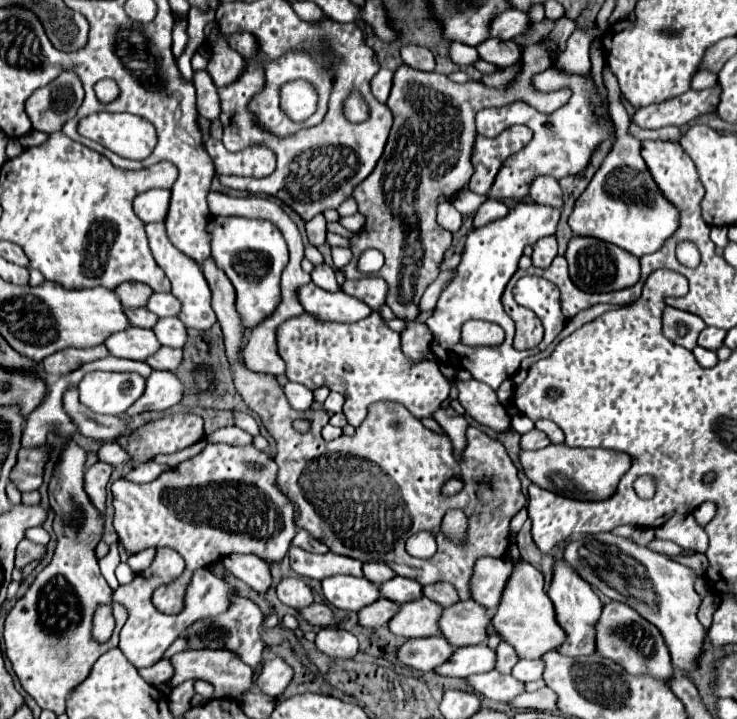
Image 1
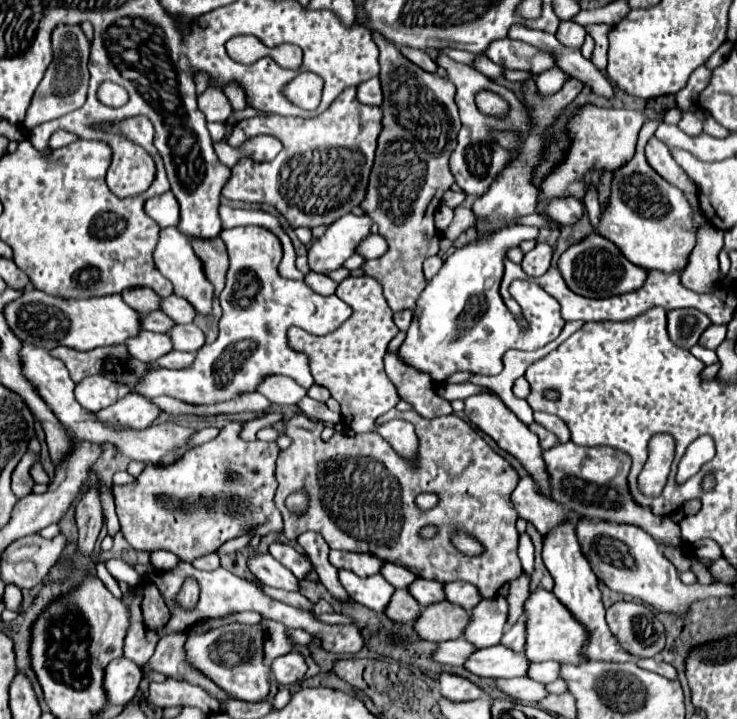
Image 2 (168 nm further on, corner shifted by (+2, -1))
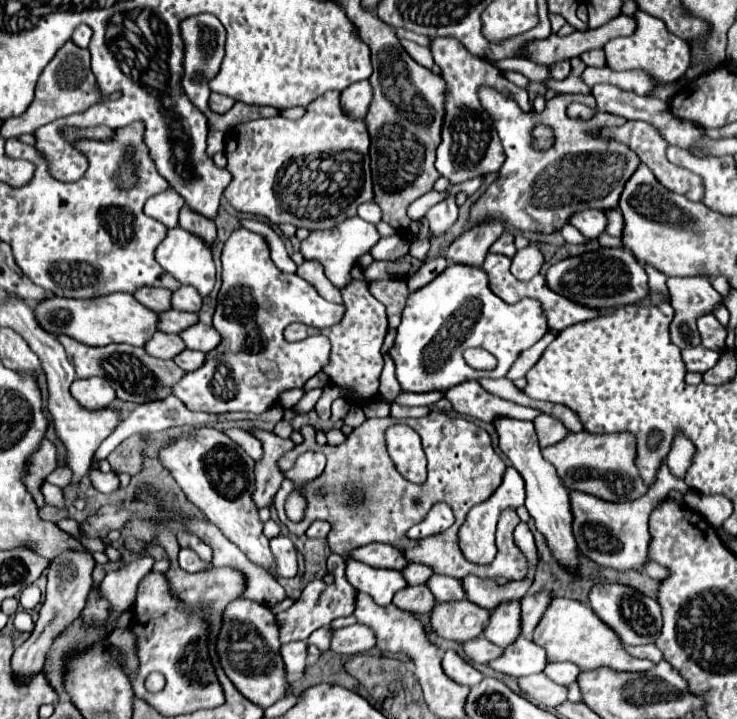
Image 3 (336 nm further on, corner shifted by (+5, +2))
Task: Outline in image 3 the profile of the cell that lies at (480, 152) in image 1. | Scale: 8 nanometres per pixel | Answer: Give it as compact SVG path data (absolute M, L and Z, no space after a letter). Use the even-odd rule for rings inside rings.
M438 37L432 39L430 43L432 55L436 65L442 69L442 79L446 81L446 95L444 95L444 123L442 123L442 133L440 133L440 145L436 151L436 169L442 177L450 181L450 185L464 183L472 177L478 175L488 175L494 173L502 167L504 163L504 151L500 137L496 129L492 129L492 119L484 111L478 99L478 89L480 87L492 87L492 89L508 89L508 99L514 99L522 111L530 111L530 101L528 101L528 91L512 85L508 79L500 75L498 81L498 67L484 59L476 59L458 39L450 37Z

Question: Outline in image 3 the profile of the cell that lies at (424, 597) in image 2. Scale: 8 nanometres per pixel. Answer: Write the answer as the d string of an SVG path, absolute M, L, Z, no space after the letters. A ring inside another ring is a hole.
M432 575L432 581L426 583L430 591L434 593L436 601L458 601L466 597L466 591L462 587L460 579L446 577L446 575Z

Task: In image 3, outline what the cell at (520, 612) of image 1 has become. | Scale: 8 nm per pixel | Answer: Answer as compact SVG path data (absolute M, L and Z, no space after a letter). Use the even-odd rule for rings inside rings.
M556 597L552 607L544 613L544 619L538 623L532 641L548 651L550 661L570 661L576 663L582 671L592 671L598 667L610 667L614 671L648 671L654 663L636 659L624 651L624 645L616 641L616 633L590 609L590 605Z

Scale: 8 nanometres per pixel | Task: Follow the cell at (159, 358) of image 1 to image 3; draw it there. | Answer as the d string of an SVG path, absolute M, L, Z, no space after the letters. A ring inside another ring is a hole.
M186 349L186 351L182 351L180 355L176 355L174 363L176 363L178 367L182 367L184 371L196 371L198 367L204 365L204 359L206 359L206 353Z

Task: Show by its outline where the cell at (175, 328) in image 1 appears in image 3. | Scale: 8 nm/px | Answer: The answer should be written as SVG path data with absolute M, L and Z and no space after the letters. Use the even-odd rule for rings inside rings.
M196 323L192 327L188 327L188 331L182 331L180 337L184 339L188 349L196 349L196 351L212 351L216 345L220 345L220 333L212 327L212 325L204 325L204 323Z

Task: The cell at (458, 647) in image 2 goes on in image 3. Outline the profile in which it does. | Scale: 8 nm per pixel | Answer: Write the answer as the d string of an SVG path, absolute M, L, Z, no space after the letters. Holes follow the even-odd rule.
M476 637L472 641L466 641L464 643L464 651L476 663L490 663L490 661L498 659L504 653L502 647L490 643L486 637Z

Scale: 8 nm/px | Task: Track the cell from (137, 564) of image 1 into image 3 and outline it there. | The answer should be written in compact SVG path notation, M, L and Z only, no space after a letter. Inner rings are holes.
M180 549L180 553L178 553L178 563L180 563L180 567L182 567L184 571L188 571L188 573L198 573L198 571L204 571L204 569L210 567L210 563L202 561L202 559L198 557L198 553L192 551L192 549Z

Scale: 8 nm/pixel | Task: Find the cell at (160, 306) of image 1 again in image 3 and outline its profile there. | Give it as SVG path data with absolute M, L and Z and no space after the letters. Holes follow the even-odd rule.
M182 285L174 295L172 295L172 307L174 309L180 309L180 311L190 311L190 313L196 313L200 311L202 307L202 297L200 293L190 287L190 285Z

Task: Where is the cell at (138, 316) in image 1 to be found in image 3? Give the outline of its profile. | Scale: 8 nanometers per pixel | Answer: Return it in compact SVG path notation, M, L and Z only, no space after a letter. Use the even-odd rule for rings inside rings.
M170 309L160 315L160 331L164 331L164 333L182 333L184 329L192 327L194 323L198 323L198 313Z

